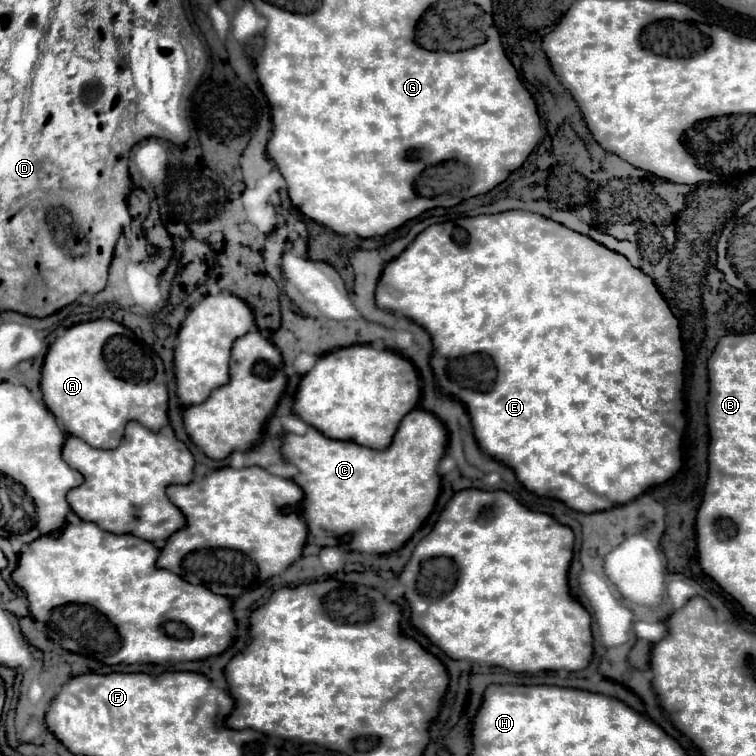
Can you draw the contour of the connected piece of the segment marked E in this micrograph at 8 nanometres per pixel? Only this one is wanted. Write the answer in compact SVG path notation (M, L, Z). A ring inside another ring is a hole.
M509 210L501 214L461 218L455 222L433 224L425 228L397 258L385 264L375 288L375 302L381 310L397 312L421 328L425 328L433 342L429 358L437 392L459 400L471 418L473 436L483 454L509 466L525 490L541 498L555 498L577 512L609 510L641 496L649 486L663 484L683 464L681 432L685 432L683 416L683 344L679 334L679 322L671 314L667 302L659 294L657 286L641 270L633 268L629 260L605 246L593 242L563 224L557 224L541 214Z

